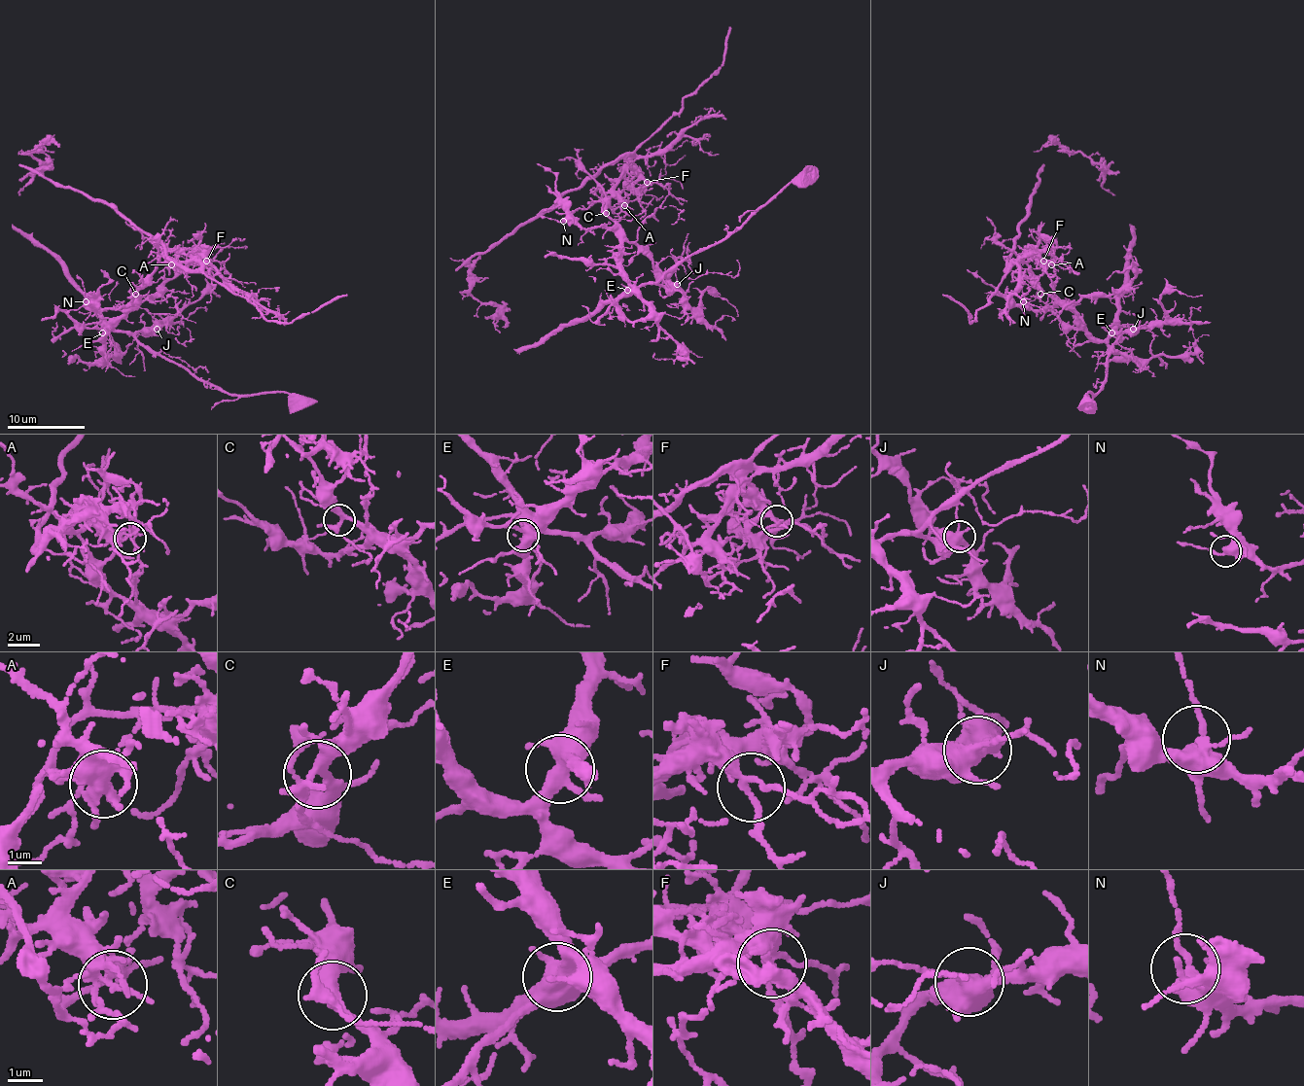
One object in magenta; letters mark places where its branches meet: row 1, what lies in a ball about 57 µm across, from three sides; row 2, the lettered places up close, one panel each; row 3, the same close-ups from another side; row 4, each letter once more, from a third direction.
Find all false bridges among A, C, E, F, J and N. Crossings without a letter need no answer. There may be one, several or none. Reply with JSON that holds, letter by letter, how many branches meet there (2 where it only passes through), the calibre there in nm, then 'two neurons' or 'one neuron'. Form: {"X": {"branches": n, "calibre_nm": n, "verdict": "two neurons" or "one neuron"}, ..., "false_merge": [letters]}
{"A": {"branches": 4, "calibre_nm": 200, "verdict": "two neurons"}, "C": {"branches": 4, "calibre_nm": 300, "verdict": "one neuron"}, "E": {"branches": 4, "calibre_nm": 400, "verdict": "one neuron"}, "F": {"branches": 4, "calibre_nm": 220, "verdict": "one neuron"}, "J": {"branches": 4, "calibre_nm": 380, "verdict": "one neuron"}, "N": {"branches": 3, "calibre_nm": 400, "verdict": "one neuron"}, "false_merge": ["A"]}

